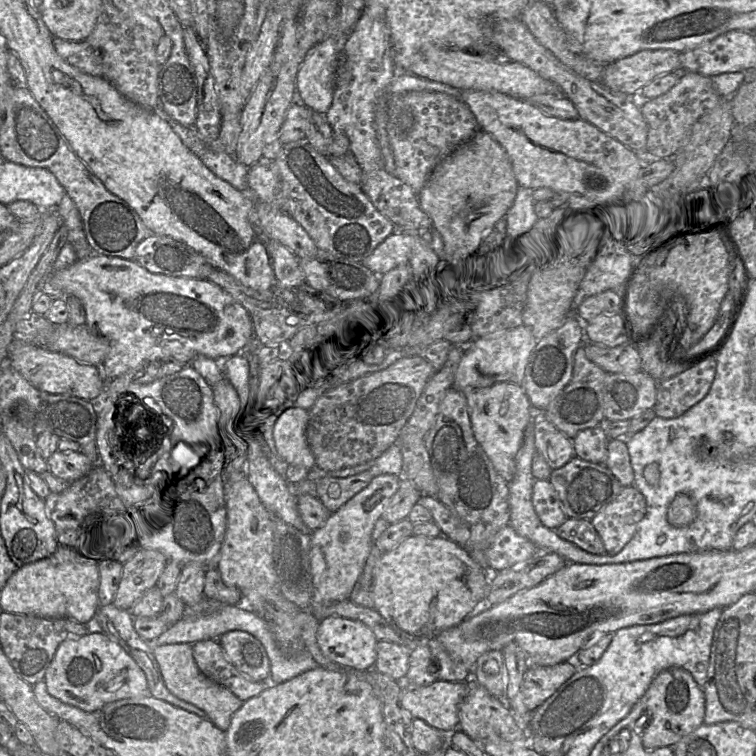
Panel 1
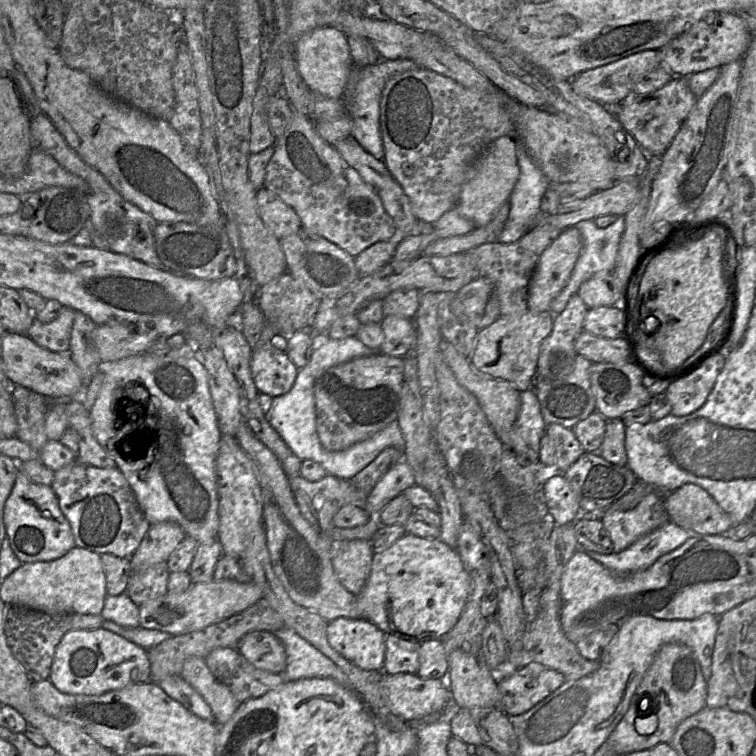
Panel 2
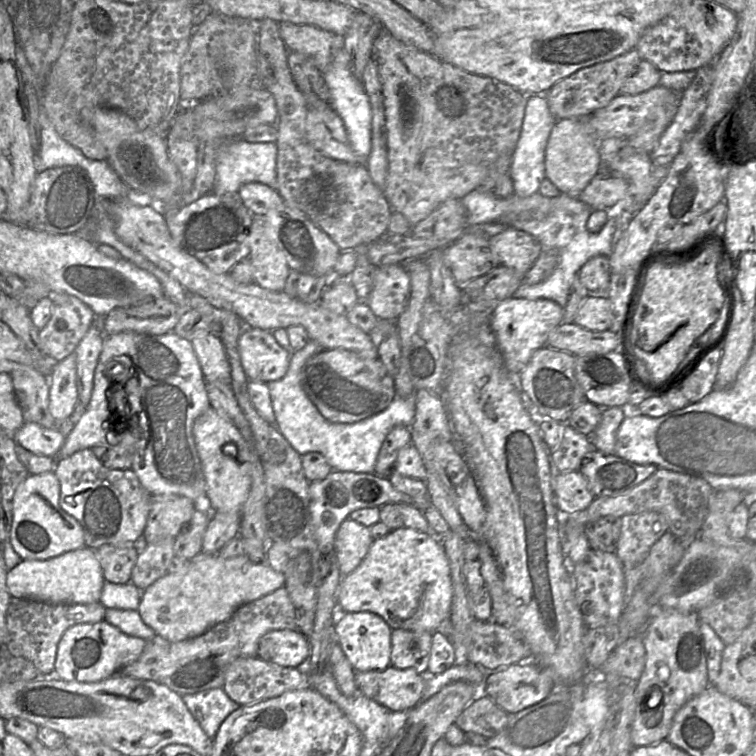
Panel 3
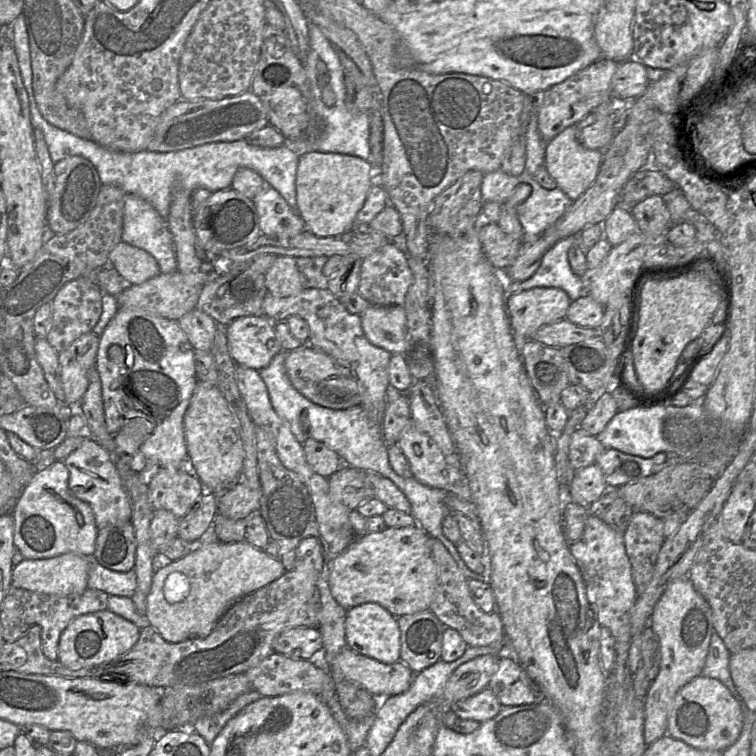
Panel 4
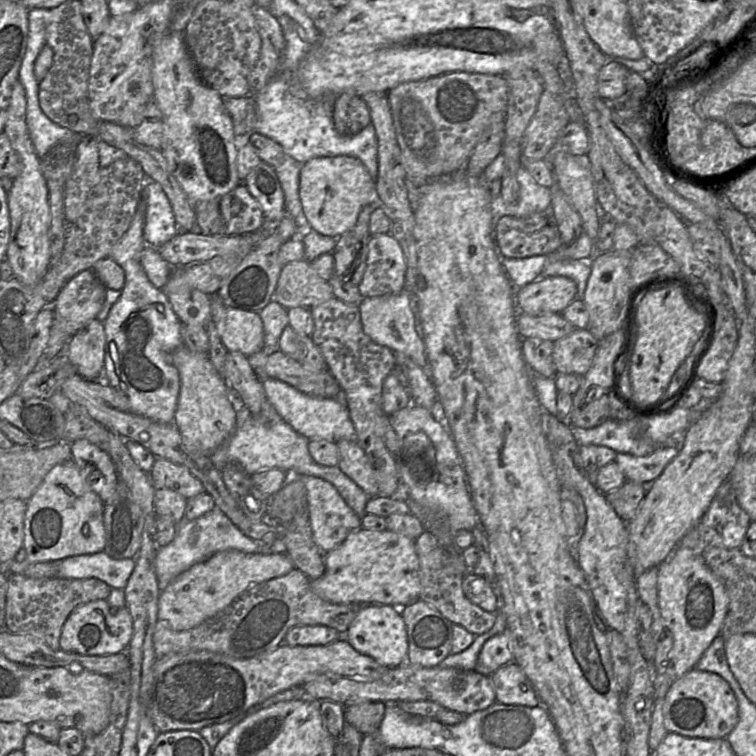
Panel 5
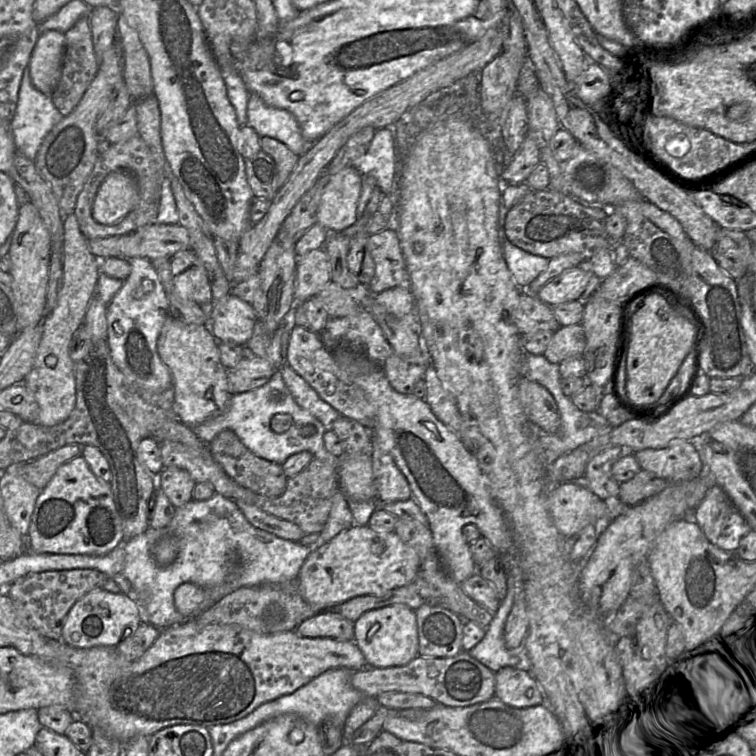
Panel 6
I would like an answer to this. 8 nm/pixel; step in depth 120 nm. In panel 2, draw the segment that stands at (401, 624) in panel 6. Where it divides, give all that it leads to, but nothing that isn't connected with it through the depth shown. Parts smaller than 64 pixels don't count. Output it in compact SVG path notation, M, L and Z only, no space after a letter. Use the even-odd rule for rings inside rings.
M339 617L328 622L327 640L345 659L364 670L382 671L386 633L364 618Z

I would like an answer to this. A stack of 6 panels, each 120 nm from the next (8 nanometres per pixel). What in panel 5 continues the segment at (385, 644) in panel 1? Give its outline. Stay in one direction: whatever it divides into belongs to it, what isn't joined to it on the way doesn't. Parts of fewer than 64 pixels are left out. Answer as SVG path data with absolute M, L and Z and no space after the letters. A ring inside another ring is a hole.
M422 600L400 608L408 638L405 664L438 666L451 654L453 624Z

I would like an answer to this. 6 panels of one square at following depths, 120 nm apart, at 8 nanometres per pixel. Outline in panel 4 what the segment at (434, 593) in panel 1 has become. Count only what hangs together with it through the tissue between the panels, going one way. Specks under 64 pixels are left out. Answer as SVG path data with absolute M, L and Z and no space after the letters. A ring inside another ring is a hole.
M419 526L386 528L355 538L348 548L330 557L329 588L334 600L346 610L364 603L376 603L396 618L428 610L437 585L437 567L431 555L430 536Z

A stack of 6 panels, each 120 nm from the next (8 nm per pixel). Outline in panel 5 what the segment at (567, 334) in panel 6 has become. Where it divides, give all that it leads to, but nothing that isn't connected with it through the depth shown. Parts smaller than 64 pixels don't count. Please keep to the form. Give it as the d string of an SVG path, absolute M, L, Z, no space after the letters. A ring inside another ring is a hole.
M575 329L554 342L552 359L557 373L584 376L592 366L598 340L587 329Z

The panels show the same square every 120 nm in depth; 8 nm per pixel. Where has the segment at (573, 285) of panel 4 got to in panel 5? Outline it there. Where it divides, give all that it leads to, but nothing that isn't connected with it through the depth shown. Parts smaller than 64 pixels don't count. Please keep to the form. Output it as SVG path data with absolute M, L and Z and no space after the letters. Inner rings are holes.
M548 257L541 274L536 280L546 277L566 276L572 279L577 285L576 299L582 299L591 273L590 258L580 260L559 260Z

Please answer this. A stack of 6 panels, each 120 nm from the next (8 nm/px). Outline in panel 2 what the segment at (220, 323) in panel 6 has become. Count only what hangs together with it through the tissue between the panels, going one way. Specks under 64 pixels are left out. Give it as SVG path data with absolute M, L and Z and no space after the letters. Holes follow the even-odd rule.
M269 343L253 348L250 370L257 390L272 398L291 389L298 371L285 351L279 351Z

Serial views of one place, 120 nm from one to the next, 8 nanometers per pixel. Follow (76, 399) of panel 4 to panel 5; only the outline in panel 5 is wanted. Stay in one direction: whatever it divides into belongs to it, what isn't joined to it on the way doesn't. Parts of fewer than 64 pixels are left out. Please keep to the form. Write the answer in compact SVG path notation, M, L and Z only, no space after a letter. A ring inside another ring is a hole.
M91 320L69 340L64 354L78 375L94 381L103 376L105 356L104 322Z

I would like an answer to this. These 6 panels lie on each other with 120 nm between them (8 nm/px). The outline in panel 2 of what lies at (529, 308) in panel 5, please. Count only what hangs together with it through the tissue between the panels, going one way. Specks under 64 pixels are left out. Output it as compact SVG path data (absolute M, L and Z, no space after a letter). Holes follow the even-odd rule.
M526 312L516 316L500 316L489 326L478 331L473 351L469 357L479 371L494 378L510 382L519 392L532 387L542 342L550 335L554 314Z

